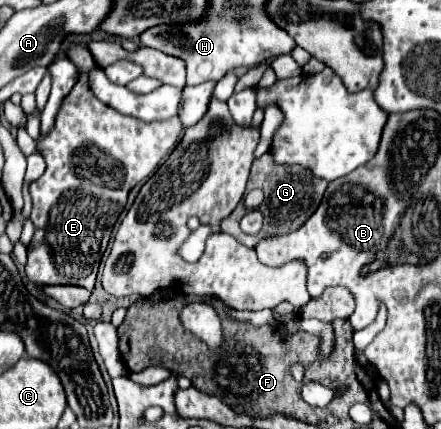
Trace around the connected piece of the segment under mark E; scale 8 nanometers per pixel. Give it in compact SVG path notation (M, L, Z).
M72 44L67 58L77 64L81 76L65 96L53 130L39 146L47 170L29 186L35 236L27 246L29 260L25 274L39 286L71 284L93 290L101 256L107 248L113 224L127 204L129 190L159 168L161 160L179 142L183 124L177 116L147 124L139 118L119 114L97 100L89 88L89 72L97 65L88 45Z

